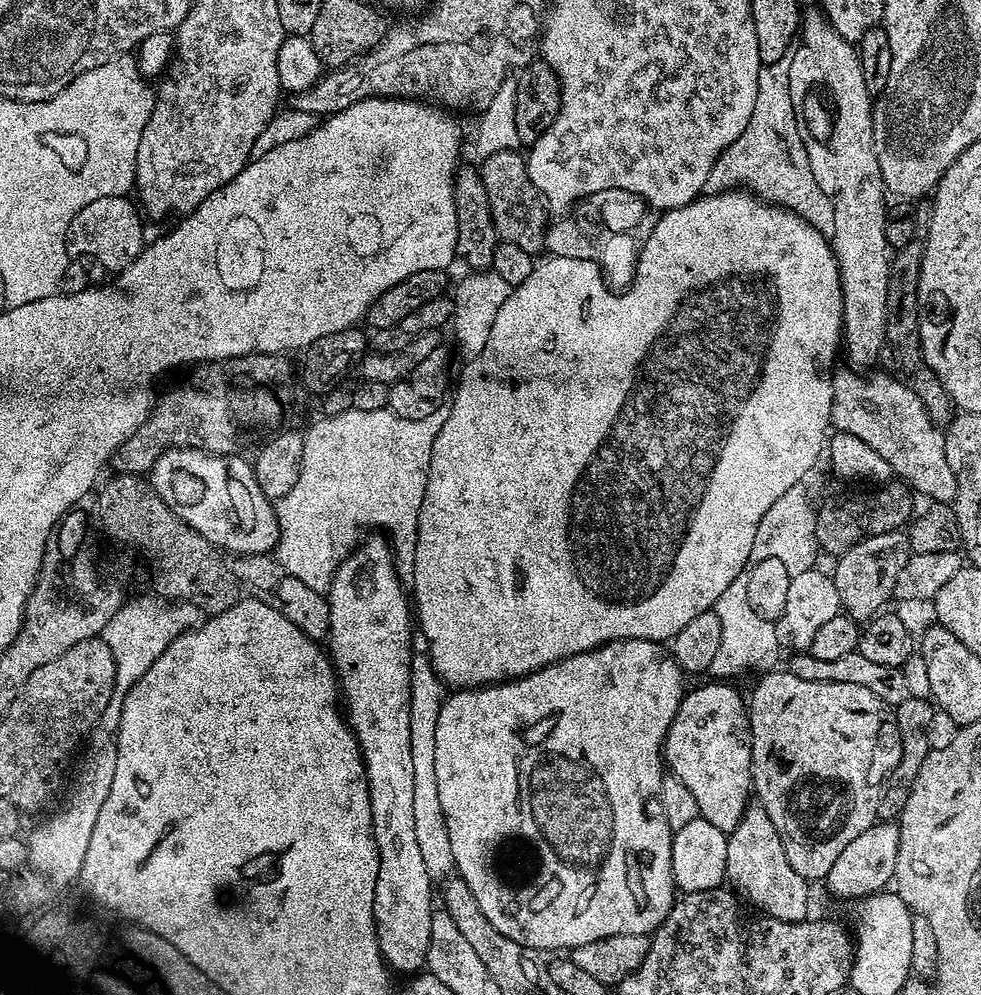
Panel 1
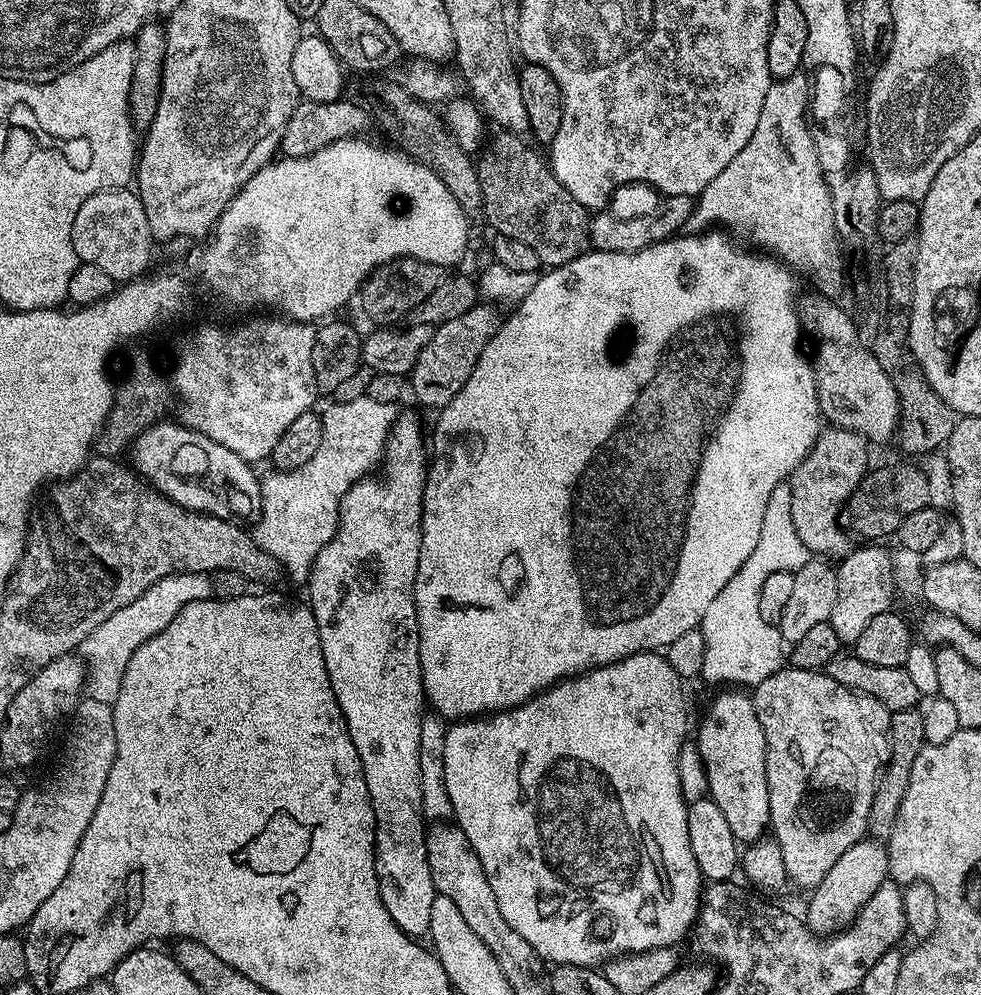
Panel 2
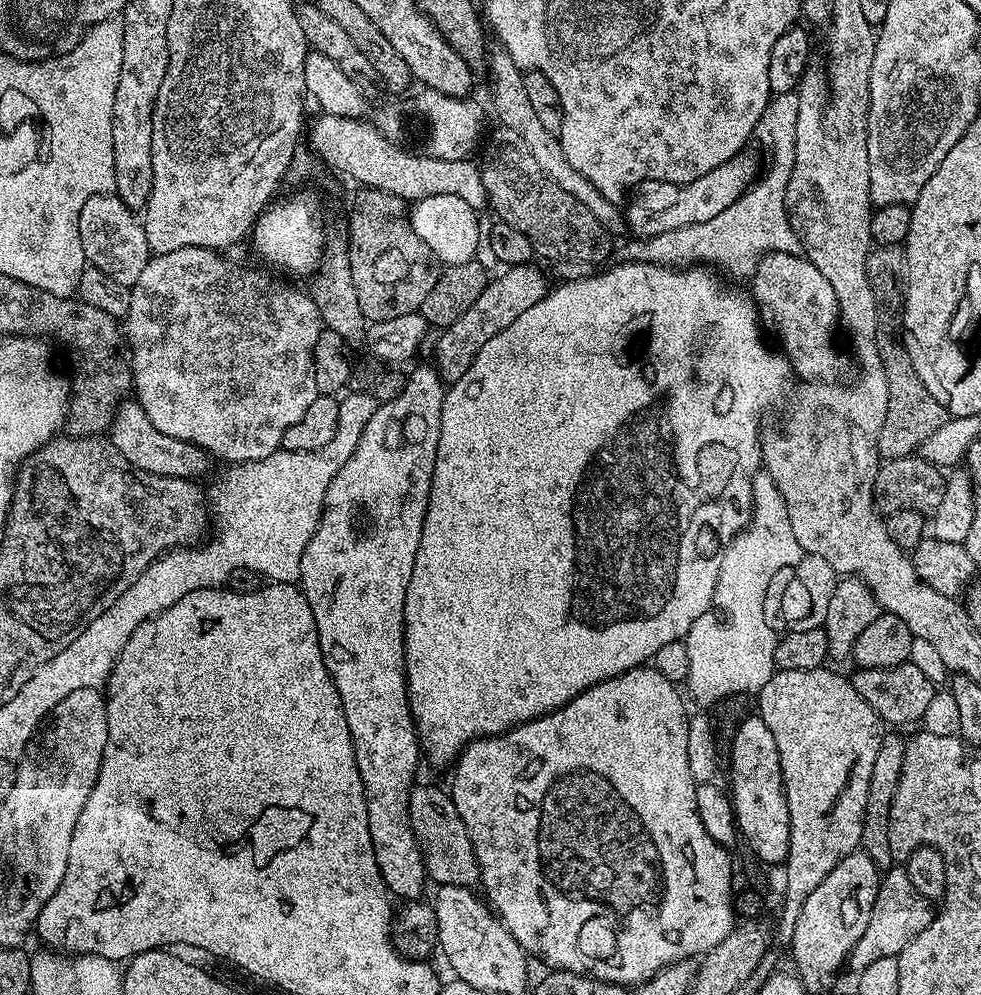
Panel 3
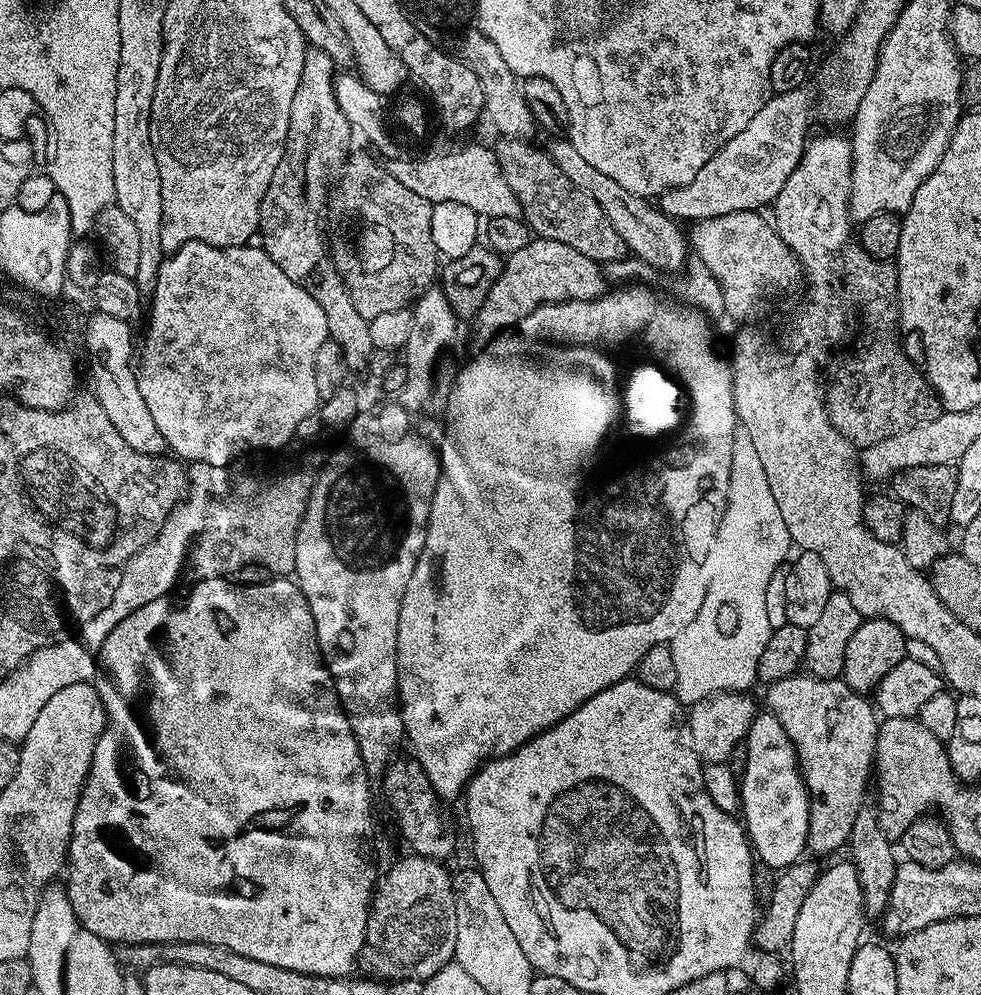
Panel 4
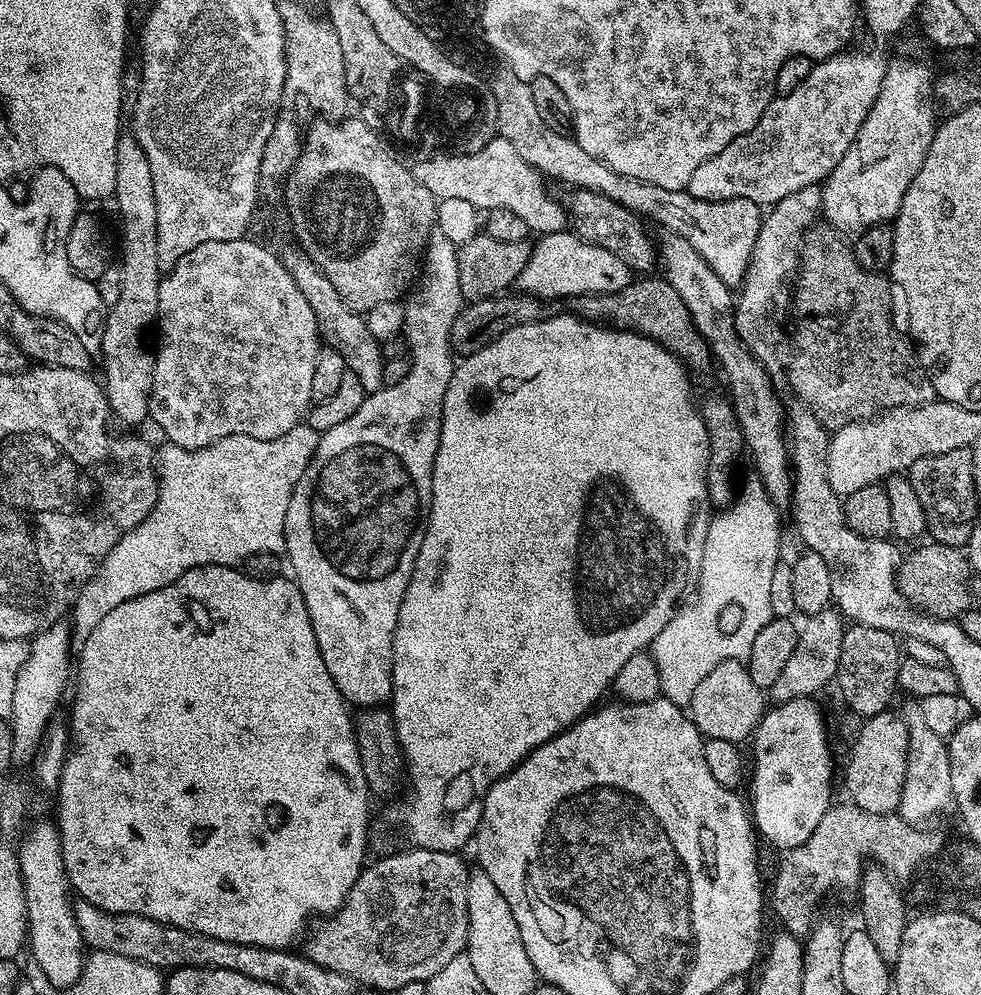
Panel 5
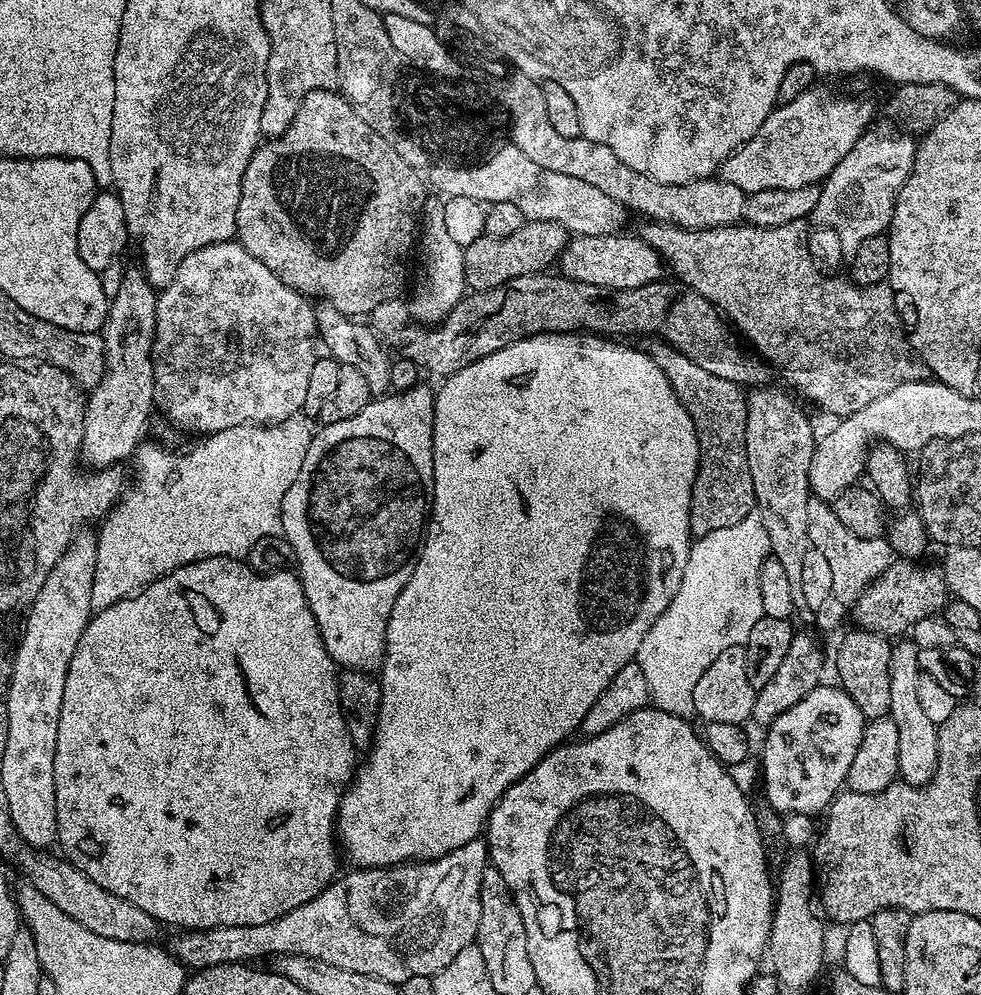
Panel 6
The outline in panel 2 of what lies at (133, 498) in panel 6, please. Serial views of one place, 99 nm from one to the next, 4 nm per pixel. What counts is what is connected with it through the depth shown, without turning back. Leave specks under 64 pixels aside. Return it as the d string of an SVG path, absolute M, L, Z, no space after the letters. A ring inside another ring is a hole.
M365 395L354 398L354 402L329 405L322 412L322 443L314 458L306 466L272 470L260 482L255 542L266 554L278 558L285 577L300 582L307 581L322 546L334 538L340 524L340 503L350 486L364 479L383 461L392 423L398 419L397 405L374 402L374 398ZM174 572L150 586L130 606L122 606L122 610L114 610L110 618L98 626L81 642L78 652L86 665L86 696L89 700L112 704L122 690L122 674L126 674L126 666L130 666L130 658L134 652L154 634L162 634L170 622L182 610L182 606L190 606L190 602L211 600L214 596L214 580L211 575L202 572Z

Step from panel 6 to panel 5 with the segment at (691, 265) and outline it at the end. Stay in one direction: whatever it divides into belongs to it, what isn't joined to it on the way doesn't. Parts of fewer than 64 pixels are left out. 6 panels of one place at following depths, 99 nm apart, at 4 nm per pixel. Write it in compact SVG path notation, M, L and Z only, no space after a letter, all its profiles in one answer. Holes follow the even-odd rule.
M575 189L570 195L570 202L566 204L566 210L570 217L570 224L573 231L581 239L594 245L598 245L605 250L609 250L618 256L631 271L636 274L648 274L657 263L658 256L654 251L654 240L644 233L645 221L640 219L635 212L614 202L613 199L606 198L605 195L596 191L586 191ZM813 234L805 235L801 245L800 245L800 267L798 269L798 275L794 280L794 295L790 300L790 308L794 313L794 320L796 316L796 333L791 333L790 336L790 344L792 340L793 348L792 348L792 357L788 360L788 382L792 386L793 392L796 394L795 399L799 401L799 403L803 404L805 408L809 408L814 415L819 418L821 424L824 425L825 428L829 430L835 430L841 428L842 426L846 426L847 424L853 424L856 420L867 420L869 418L875 417L877 414L883 413L885 410L891 410L893 408L918 408L921 404L930 404L933 400L937 399L936 391L934 390L934 386L930 382L930 378L925 374L923 368L920 367L919 359L914 355L914 348L911 343L902 335L900 337L900 332L896 329L896 324L892 321L892 292L894 293L893 285L890 283L889 277L887 275L878 273L878 272L868 272L862 266L858 266L858 262L856 261L855 251L851 247L848 248L843 244L845 241L843 239L840 240L819 240L818 237L812 236Z

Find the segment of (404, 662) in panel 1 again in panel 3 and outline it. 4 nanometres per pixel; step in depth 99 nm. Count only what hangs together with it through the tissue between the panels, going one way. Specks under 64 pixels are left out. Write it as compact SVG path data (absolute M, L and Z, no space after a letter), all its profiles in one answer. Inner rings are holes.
M435 367L416 368L407 373L404 389L394 402L386 402L377 407L376 412L366 422L366 430L362 430L362 438L350 454L346 466L334 474L334 482L326 490L324 509L320 515L318 530L314 530L314 538L306 546L302 554L302 566L300 567L300 579L298 587L310 602L310 610L314 614L314 622L318 630L318 642L322 650L322 658L326 662L326 670L332 675L334 686L338 690L338 698L342 702L342 710L346 714L346 726L350 726L350 738L354 742L354 754L358 762L358 770L364 787L366 798L366 814L370 822L370 842L374 846L374 858L378 862L378 870L382 874L384 884L393 897L401 896L401 901L416 902L421 899L420 891L426 885L426 873L424 871L424 859L420 853L420 847L416 844L414 830L410 826L410 814L408 803L414 785L417 783L416 767L422 764L422 749L420 737L416 734L416 724L412 721L412 711L408 705L408 682L404 679L404 603L406 602L406 586L410 586L410 574L414 570L414 558L418 554L418 546L422 538L422 526L428 513L428 495L434 478L434 462L438 454L438 434L442 422L442 402L446 385L440 379Z

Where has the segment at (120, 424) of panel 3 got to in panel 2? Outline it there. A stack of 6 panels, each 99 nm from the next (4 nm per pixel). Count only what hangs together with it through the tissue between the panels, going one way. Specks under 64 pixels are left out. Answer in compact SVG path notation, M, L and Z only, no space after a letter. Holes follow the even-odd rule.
M180 422L168 423L151 424L134 441L130 449L131 467L167 500L173 500L188 512L202 512L206 516L217 516L233 522L244 522L247 516L255 517L260 511L261 482L261 477L256 476L255 470L252 469L255 467L238 454L234 454L234 450L226 450L226 446L206 438L206 434L196 432Z

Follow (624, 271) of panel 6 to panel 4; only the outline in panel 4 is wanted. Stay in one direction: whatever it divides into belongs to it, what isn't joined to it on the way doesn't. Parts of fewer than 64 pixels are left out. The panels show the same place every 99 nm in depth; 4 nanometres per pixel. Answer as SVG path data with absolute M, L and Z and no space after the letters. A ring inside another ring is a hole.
M535 237L517 253L508 256L472 323L477 336L487 342L502 331L519 325L544 304L596 300L608 290L601 263L556 240Z

